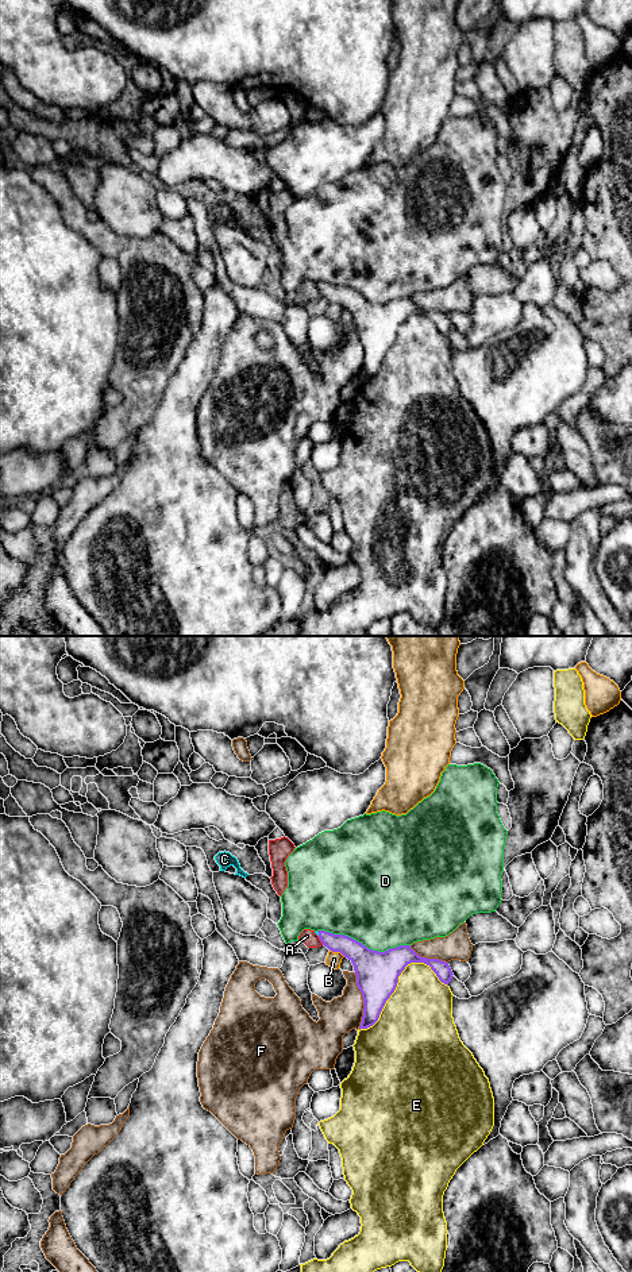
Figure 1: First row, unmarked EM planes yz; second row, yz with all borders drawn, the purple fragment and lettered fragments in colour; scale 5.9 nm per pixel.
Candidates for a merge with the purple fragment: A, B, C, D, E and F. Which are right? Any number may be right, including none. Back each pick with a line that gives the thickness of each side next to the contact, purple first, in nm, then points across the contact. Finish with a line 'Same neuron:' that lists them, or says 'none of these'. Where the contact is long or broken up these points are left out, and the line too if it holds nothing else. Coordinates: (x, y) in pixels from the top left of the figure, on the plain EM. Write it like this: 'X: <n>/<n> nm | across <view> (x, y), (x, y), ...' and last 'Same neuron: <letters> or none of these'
C: 120/20 nm | across yz (350, 300), (319, 285), (315, 284)
Same neuron: C

